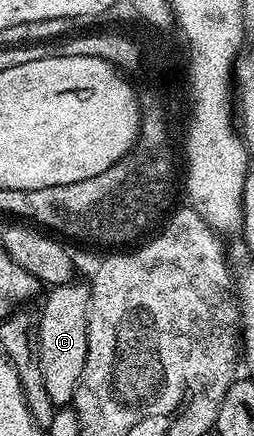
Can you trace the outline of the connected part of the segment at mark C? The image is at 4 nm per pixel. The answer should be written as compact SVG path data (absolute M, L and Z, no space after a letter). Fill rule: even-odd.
M88 282L59 283L52 288L49 296L44 296L45 304L39 310L37 340L39 341L39 369L43 369L43 385L47 388L47 397L51 397L54 408L65 409L72 404L73 395L77 392L79 381L83 377L83 365L87 361L87 317L89 316L89 296L91 287Z

